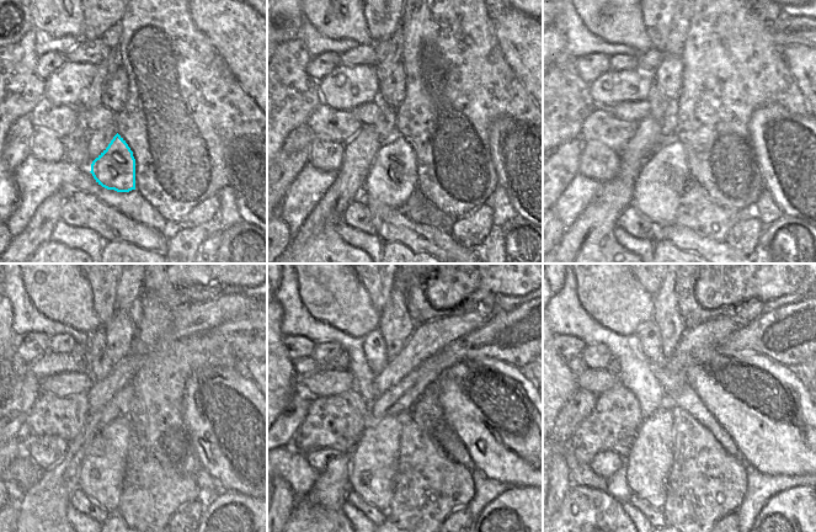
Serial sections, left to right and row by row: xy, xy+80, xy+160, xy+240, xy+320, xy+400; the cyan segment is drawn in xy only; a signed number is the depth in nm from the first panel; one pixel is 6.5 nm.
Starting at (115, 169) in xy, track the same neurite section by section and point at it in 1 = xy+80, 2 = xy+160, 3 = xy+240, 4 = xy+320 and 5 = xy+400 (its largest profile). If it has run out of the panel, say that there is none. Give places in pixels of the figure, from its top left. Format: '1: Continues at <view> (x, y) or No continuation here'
1: Continues at xy+80 (392, 180)
2: Continues at xy+160 (659, 189)
3: Continues at xy+240 (102, 469)
4: Continues at xy+320 (374, 458)
5: Continues at xy+400 (649, 462).

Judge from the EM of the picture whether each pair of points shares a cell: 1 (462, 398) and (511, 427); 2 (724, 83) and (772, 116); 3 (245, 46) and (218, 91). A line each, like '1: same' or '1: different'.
1: same
2: different
3: different

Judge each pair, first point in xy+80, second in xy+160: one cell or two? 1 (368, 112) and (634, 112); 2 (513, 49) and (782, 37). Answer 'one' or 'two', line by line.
1: one
2: two

